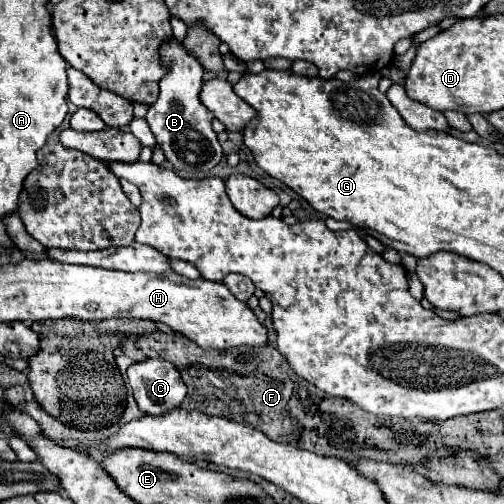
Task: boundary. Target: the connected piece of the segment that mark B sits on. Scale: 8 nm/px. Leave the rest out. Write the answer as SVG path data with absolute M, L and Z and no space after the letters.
M175 39L167 41L161 47L161 57L169 69L169 73L159 81L159 99L149 107L145 119L159 143L159 147L165 151L167 161L185 177L207 177L209 171L221 161L223 153L221 153L221 145L217 141L217 133L211 129L211 121L213 121L213 113L209 109L205 109L205 105L199 99L201 93L201 85L203 85L203 71L201 65L197 65L197 61L193 61L193 57L189 57L189 53L185 53L185 47L181 43L177 43Z

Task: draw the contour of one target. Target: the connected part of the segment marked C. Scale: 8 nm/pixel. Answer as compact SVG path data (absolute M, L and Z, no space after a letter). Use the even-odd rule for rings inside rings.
M165 359L133 363L127 369L127 377L139 409L147 415L167 413L167 409L179 407L187 393L181 373Z

